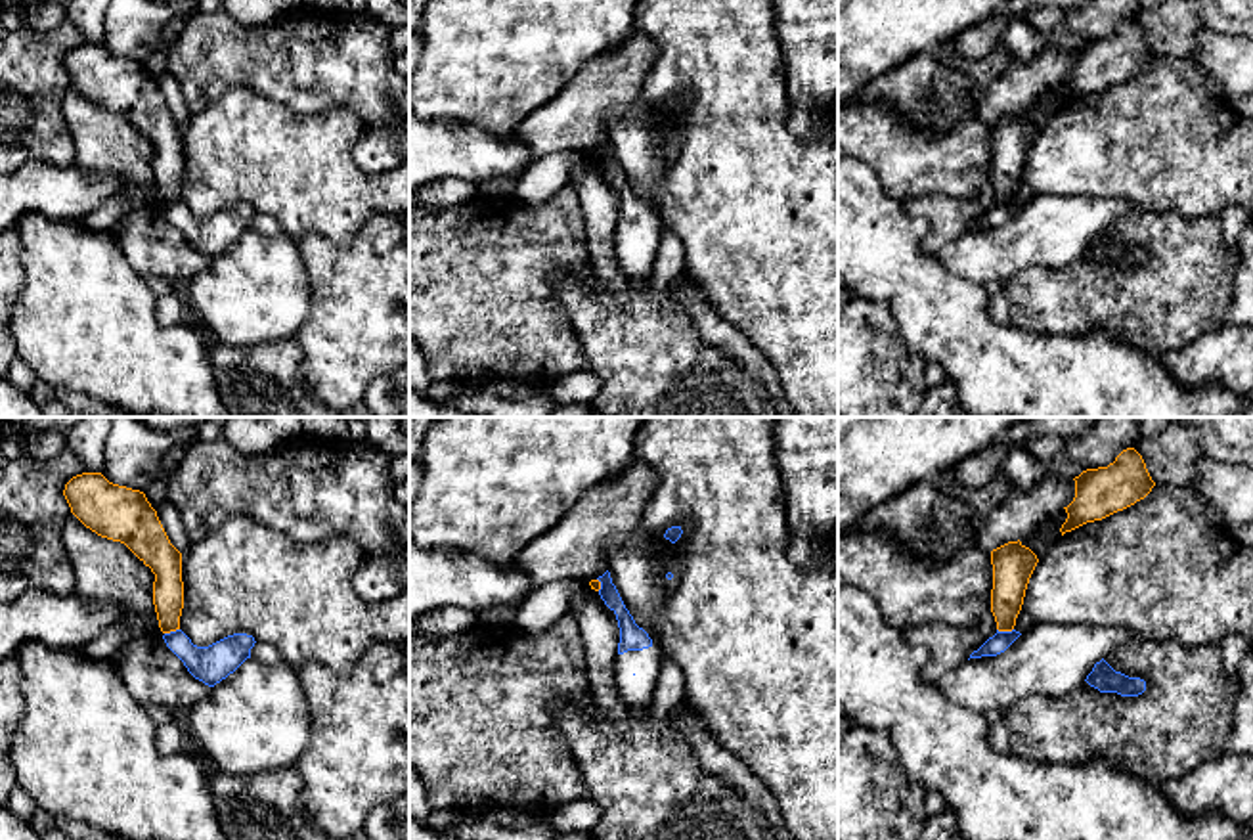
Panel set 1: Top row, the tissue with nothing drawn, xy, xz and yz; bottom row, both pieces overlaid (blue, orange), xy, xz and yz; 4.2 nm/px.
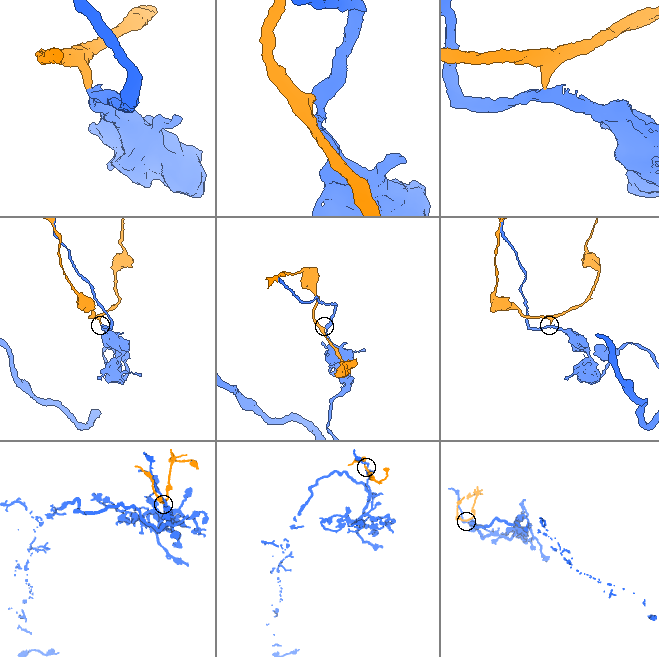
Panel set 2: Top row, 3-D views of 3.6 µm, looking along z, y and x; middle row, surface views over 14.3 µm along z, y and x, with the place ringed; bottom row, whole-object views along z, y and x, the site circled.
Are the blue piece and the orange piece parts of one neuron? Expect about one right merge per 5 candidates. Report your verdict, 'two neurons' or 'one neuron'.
two neurons

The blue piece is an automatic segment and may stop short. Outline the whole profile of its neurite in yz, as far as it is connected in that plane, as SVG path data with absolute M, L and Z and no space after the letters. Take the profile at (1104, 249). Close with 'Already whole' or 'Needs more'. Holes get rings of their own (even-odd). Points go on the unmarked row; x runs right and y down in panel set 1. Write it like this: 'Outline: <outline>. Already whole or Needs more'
Outline: M1104 230L1094 235L1085 253L1100 264L1117 264L1121 268L1138 268L1146 262L1144 251L1115 243Z. Already whole

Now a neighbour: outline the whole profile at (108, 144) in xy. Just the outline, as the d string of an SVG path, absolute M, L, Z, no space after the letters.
M73 84L63 96L63 117L73 134L77 166L84 174L111 176L121 180L119 191L92 209L86 216L75 222L88 232L113 232L134 207L132 193L143 193L153 199L153 205L165 207L159 199L153 176L155 145L143 136L124 115L98 107L86 99Z

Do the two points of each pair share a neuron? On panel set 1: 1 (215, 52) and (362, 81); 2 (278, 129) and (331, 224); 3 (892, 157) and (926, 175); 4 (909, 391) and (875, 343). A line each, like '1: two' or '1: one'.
1: one
2: one
3: one
4: one

